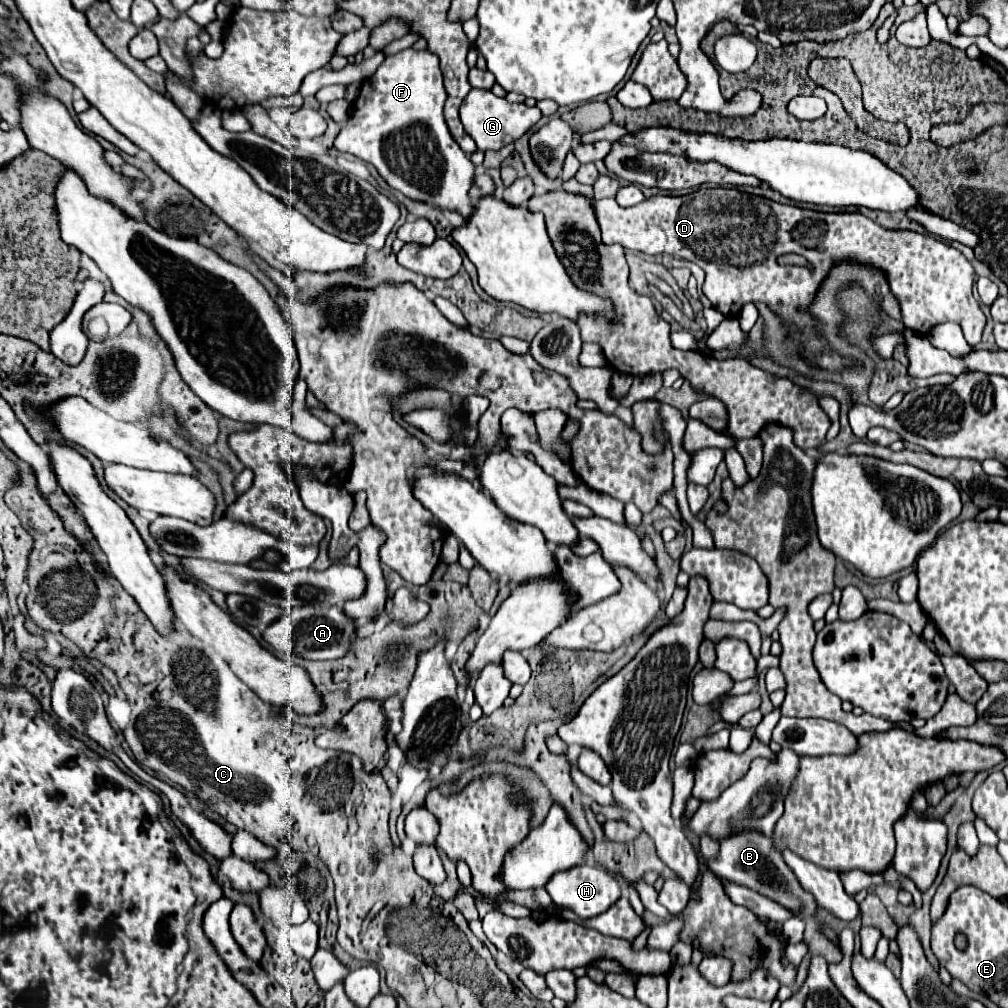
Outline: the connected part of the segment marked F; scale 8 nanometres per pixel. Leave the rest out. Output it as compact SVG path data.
M406 49L398 55L386 57L378 71L362 83L360 97L352 105L352 113L336 137L336 149L350 153L366 163L372 163L380 177L396 191L404 193L412 201L432 203L440 211L456 211L466 221L474 213L474 203L470 201L470 187L474 183L474 165L468 155L452 139L442 109L446 101L446 91L442 85L442 71L438 67L438 57L430 51Z

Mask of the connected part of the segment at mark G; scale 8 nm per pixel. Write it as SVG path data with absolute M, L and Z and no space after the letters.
M472 89L460 105L460 119L466 133L476 141L480 151L498 151L508 143L520 139L532 125L542 117L538 107L528 107L526 103L508 103L504 97L496 97L486 89Z

